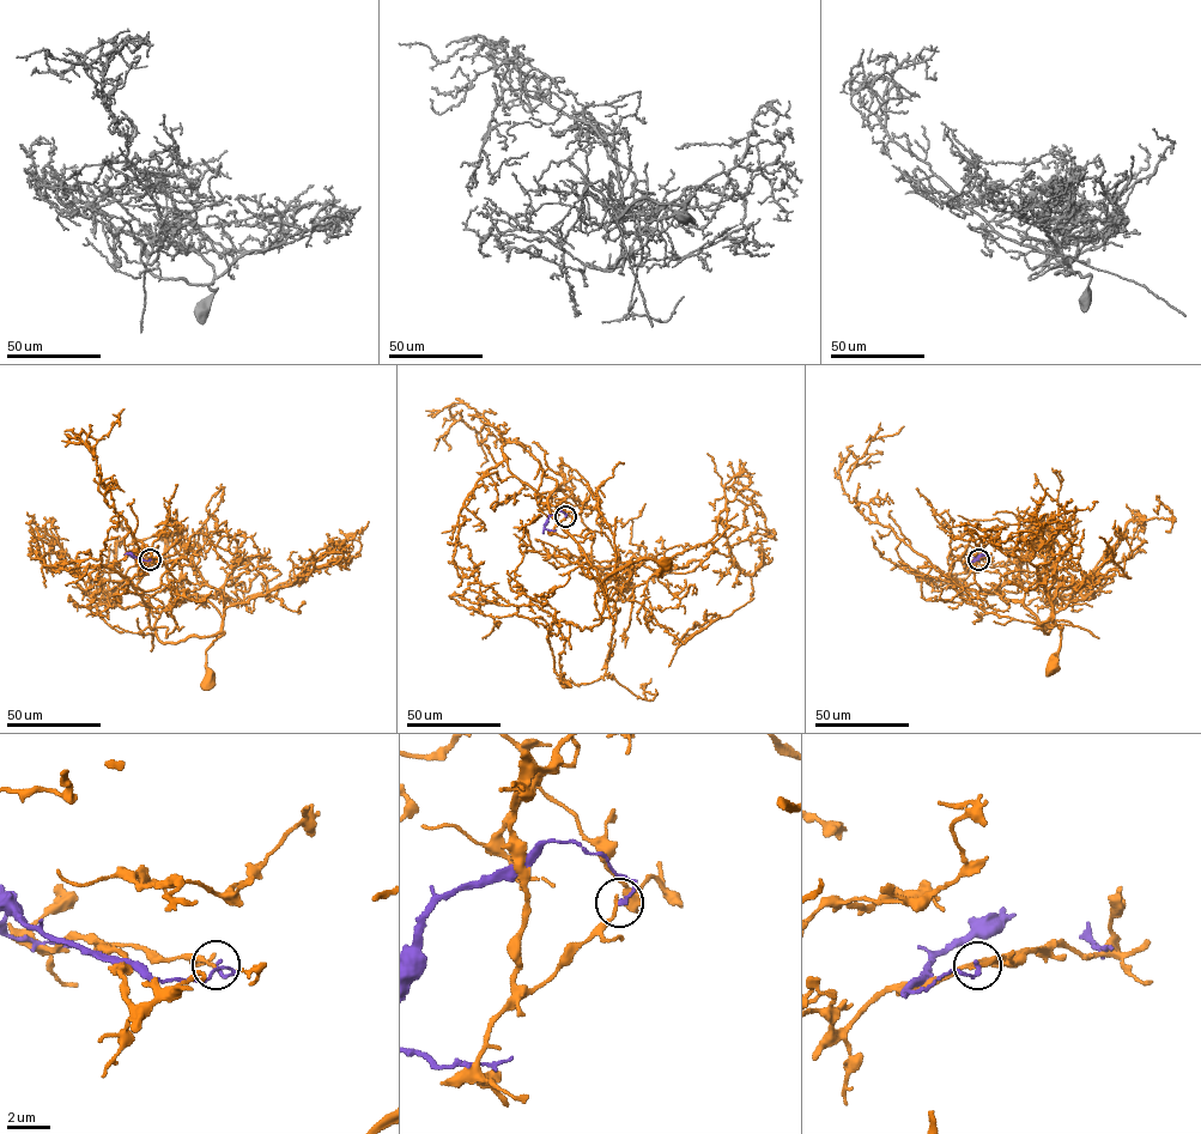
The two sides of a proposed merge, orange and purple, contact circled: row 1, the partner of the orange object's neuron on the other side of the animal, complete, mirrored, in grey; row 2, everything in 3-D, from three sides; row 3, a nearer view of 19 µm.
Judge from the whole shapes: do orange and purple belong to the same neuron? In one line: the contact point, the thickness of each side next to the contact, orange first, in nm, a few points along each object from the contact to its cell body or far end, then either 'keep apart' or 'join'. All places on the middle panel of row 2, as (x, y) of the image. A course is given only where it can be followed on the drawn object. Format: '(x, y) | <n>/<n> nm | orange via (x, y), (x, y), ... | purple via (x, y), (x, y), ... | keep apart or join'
(565, 516) | 150/190 nm | orange via (565, 516), (556, 523), (556, 489), (550, 515), (601, 580), (644, 558), (661, 576), (665, 562) | purple via (565, 516), (558, 511), (549, 517), (545, 528), (556, 529) | keep apart

